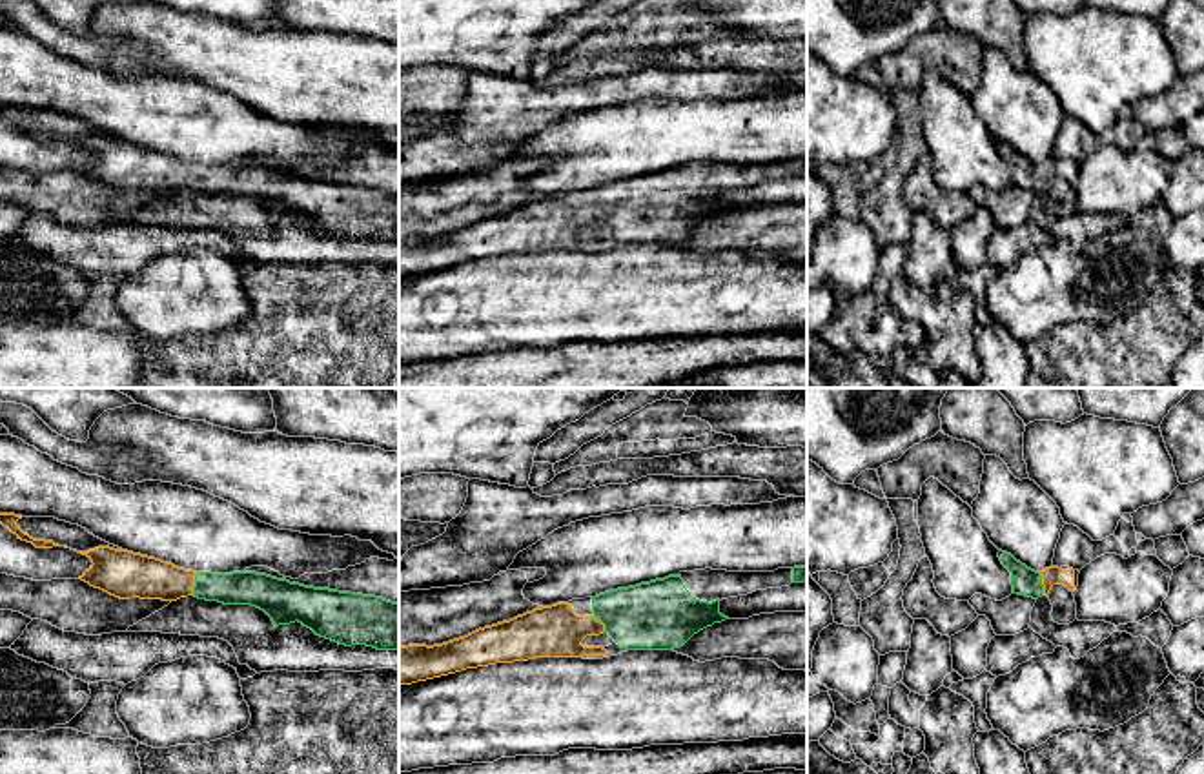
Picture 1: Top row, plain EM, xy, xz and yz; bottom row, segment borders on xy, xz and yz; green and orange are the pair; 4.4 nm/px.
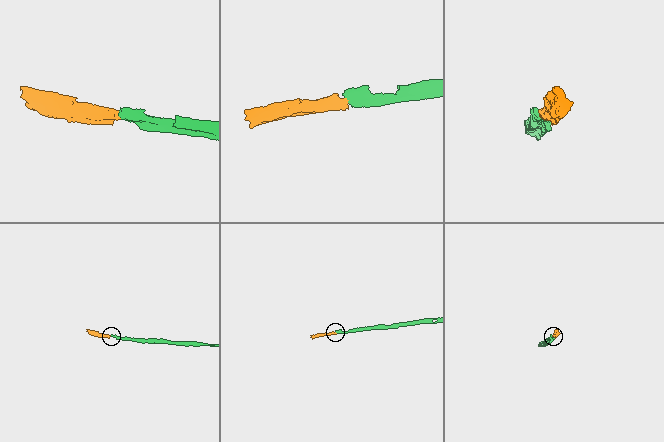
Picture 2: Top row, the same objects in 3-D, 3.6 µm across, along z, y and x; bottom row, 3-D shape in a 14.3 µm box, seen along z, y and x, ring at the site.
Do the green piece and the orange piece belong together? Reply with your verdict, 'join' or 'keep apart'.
join

